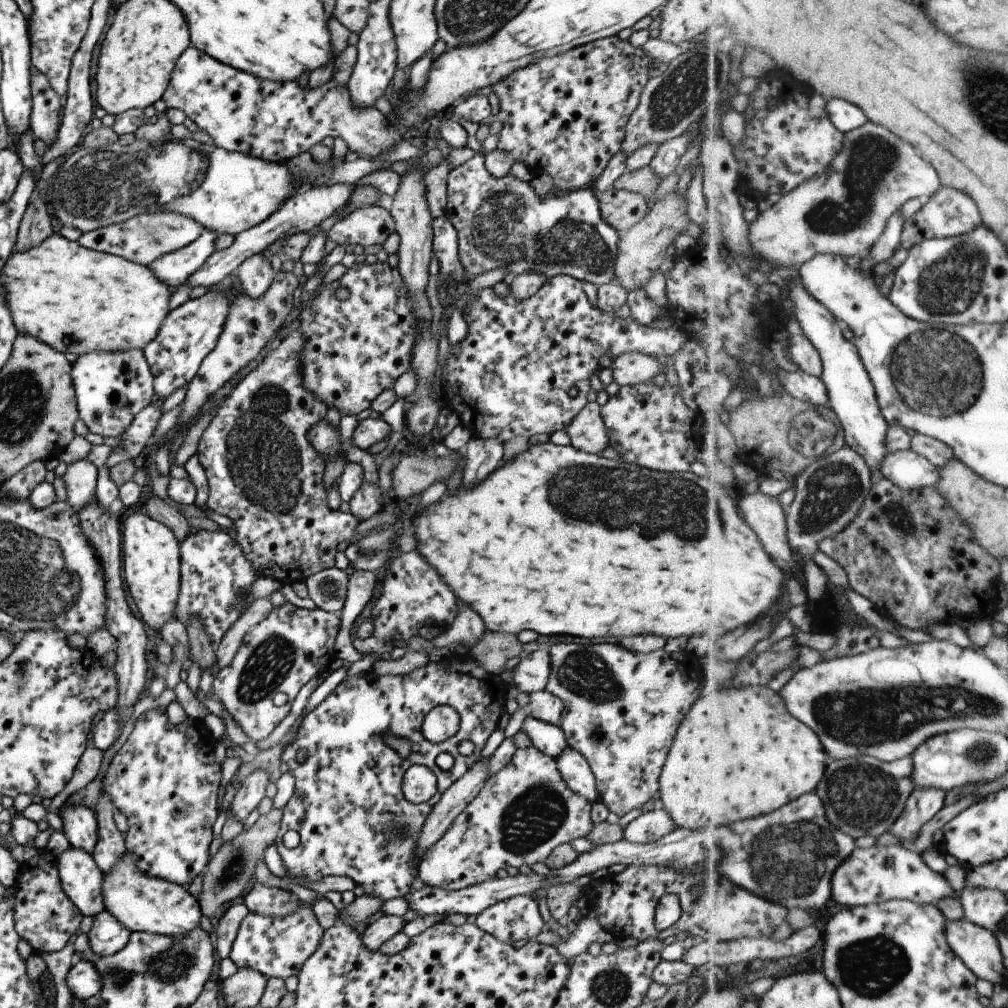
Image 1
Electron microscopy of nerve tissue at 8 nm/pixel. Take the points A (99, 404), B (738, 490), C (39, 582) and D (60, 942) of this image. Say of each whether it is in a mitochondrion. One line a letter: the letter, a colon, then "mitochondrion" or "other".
A: other
B: other
C: mitochondrion
D: other

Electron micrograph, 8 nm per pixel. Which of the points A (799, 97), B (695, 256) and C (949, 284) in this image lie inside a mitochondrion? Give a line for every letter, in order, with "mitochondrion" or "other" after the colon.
A: other
B: other
C: mitochondrion

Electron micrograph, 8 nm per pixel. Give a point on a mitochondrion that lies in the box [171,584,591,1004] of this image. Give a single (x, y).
(534, 815)

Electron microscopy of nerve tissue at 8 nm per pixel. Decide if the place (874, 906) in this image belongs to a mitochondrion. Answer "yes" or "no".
no

